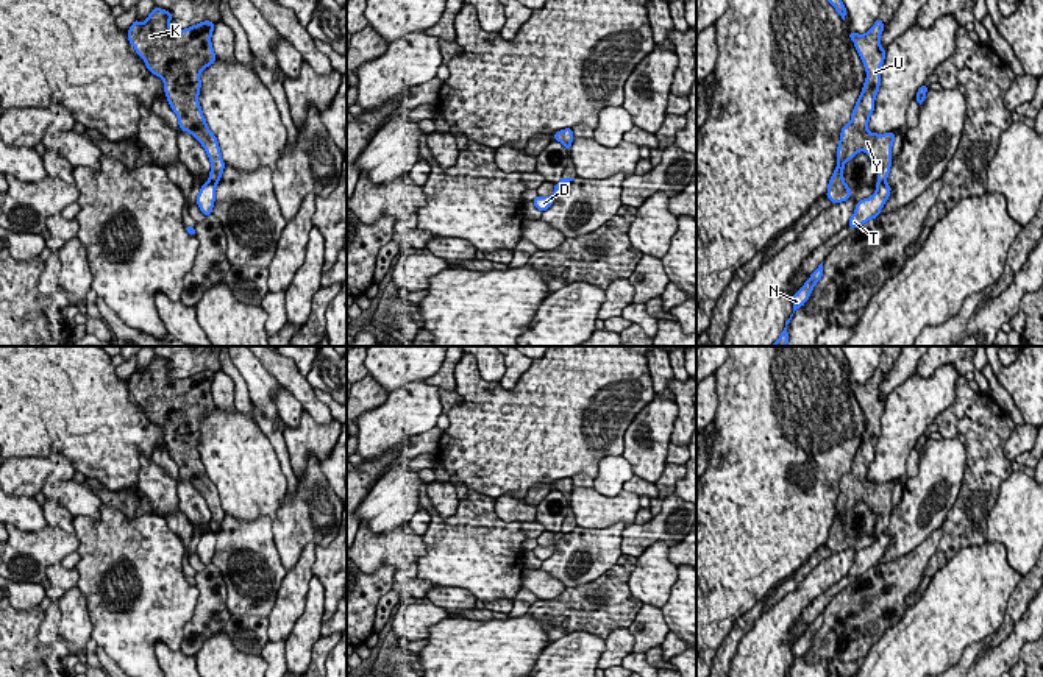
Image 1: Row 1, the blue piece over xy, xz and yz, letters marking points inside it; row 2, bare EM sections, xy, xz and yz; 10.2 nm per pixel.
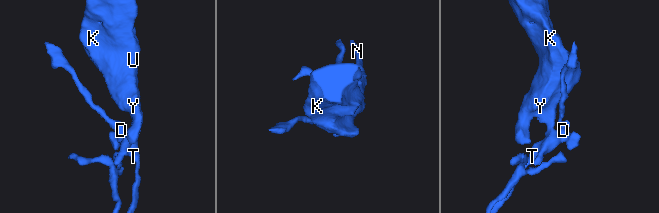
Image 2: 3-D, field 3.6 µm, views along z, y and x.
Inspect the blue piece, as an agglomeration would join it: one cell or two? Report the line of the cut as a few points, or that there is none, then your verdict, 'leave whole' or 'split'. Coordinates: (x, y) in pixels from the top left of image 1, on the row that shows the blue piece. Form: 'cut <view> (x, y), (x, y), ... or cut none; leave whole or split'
cut yz (884, 180), (876, 191); split

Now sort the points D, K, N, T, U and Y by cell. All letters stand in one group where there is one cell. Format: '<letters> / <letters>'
D N T / K U Y

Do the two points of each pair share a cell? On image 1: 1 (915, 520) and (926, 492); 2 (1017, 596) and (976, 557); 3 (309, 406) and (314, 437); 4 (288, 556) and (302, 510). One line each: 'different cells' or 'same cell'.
1: same cell
2: different cells
3: different cells
4: same cell

